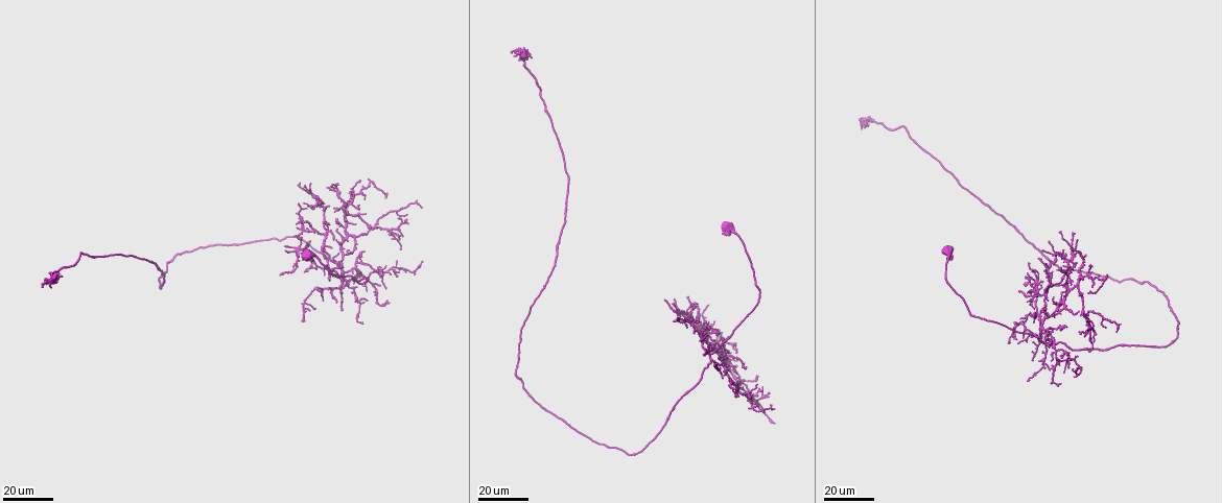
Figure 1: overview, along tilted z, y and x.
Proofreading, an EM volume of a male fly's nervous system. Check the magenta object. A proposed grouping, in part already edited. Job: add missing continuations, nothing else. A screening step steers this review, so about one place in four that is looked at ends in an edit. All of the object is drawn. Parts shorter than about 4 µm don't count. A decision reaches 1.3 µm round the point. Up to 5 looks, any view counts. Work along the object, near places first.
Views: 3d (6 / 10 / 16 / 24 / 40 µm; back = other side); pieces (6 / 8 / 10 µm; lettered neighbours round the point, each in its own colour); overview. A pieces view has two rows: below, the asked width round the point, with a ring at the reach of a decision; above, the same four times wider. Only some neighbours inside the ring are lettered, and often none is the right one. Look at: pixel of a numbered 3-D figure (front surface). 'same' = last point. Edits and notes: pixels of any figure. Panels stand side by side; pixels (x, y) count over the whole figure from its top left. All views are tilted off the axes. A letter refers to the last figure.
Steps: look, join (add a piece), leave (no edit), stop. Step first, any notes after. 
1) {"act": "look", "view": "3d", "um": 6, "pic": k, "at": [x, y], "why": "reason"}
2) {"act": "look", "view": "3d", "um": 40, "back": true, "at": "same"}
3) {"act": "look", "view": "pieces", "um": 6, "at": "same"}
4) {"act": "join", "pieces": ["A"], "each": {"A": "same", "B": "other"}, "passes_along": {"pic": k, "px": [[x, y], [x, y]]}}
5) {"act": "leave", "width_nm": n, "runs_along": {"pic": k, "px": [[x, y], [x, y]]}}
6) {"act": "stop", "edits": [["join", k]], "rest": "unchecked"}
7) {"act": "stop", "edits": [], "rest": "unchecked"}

{"act": "look", "view": "3d", "um": 16, "pic": 1, "at": [1051, 344]}

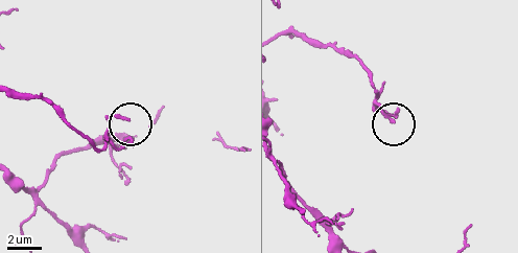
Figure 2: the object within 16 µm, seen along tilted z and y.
{"act": "look", "view": "pieces", "um": 8, "pic": 2, "at": [124, 117]}

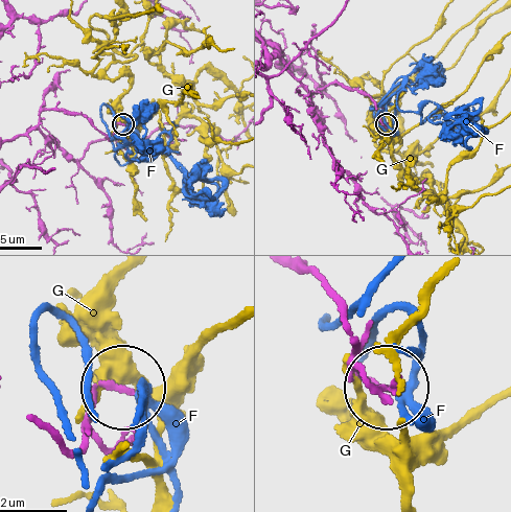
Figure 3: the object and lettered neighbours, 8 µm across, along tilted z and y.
{"act": "leave", "width_nm": 180, "each": {"F": "other", "G": "other"}, "found": "none of them fits"}

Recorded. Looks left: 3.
{"act": "look", "view": "3d", "um": 16, "pic": 1, "at": [286, 250], "why": "thin end"}

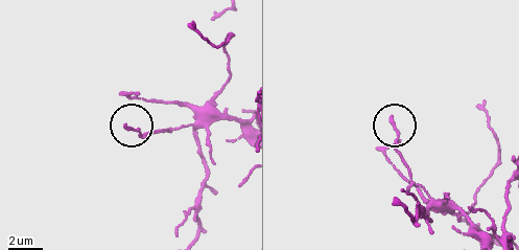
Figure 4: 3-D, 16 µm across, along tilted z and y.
{"act": "look", "view": "pieces", "um": 10, "pic": 4, "at": [390, 117], "why": "see the neighbours"}

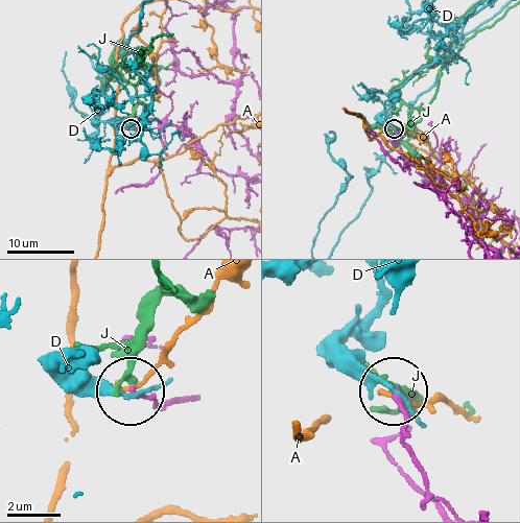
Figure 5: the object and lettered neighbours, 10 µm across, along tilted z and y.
{"act": "leave", "each": {"A": "other", "D": "other", "J": "other"}, "runs_along": {"pic": 5, "px": [[192, 400], [165, 408], [135, 393]]}, "found": "none of them fits"}

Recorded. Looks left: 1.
{"act": "stop", "edits": [], "rest": "unchecked"}

